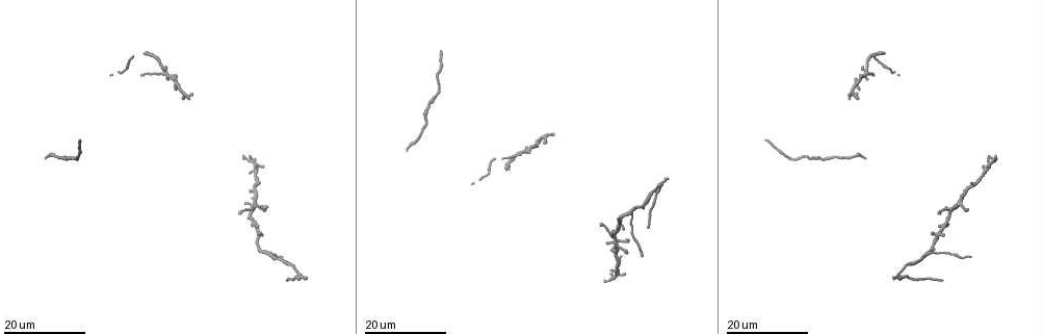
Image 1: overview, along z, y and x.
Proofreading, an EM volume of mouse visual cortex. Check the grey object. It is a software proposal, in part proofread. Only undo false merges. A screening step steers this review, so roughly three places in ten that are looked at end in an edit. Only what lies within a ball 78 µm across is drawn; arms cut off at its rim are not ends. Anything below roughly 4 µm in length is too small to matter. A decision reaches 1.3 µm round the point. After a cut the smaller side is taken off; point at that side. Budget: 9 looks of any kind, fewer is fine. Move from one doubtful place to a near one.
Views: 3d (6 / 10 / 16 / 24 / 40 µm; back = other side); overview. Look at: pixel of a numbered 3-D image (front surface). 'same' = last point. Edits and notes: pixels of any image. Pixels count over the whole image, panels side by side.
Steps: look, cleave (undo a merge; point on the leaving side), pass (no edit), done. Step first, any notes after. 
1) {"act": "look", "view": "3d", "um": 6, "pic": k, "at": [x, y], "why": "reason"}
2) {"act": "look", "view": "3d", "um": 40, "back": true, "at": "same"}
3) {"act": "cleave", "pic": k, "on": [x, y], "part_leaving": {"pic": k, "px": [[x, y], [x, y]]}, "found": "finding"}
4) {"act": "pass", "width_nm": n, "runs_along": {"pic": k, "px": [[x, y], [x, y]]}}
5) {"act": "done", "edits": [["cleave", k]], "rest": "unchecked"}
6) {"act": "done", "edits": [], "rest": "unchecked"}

{"act": "look", "view": "3d", "um": 24, "pic": 1, "at": [524, 151], "why": "looks like a crossing"}

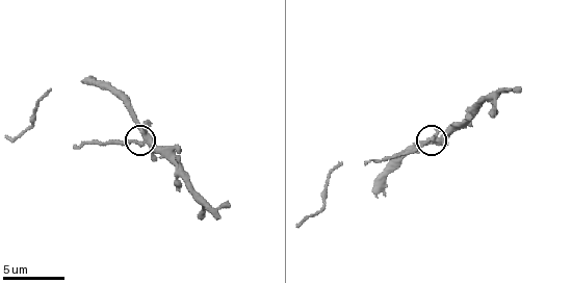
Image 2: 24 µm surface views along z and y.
{"act": "look", "view": "3d", "um": 6, "pic": 2, "at": [437, 139], "why": "closer look"}

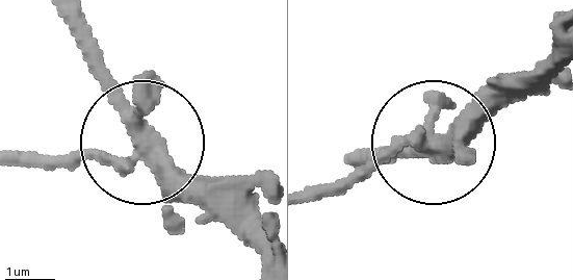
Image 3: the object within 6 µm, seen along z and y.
{"act": "cleave", "pic": 3, "on": [53, 157], "arms": 4, "part_leaving": {"pic": 3, "px": [[113, 160], [19, 160]]}, "found": "two neurons meet here"}

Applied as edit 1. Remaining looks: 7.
{"act": "look", "view": "overview"}

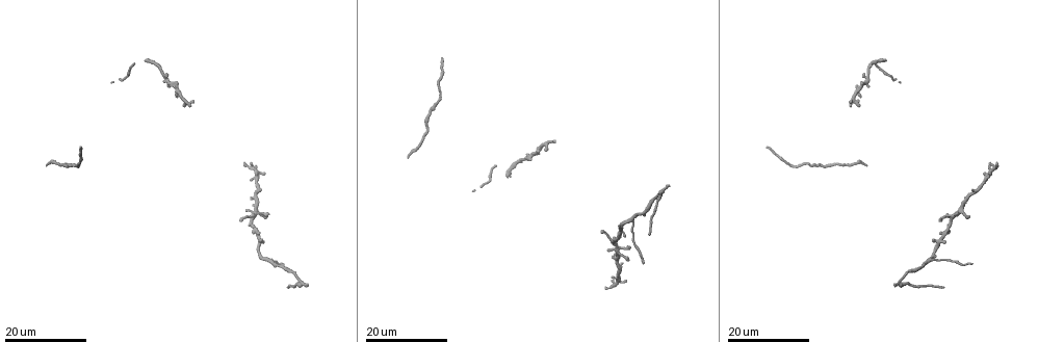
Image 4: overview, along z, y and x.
{"act": "look", "view": "3d", "um": 16, "pic": 4, "at": [952, 218], "why": "side arm on a straight run"}

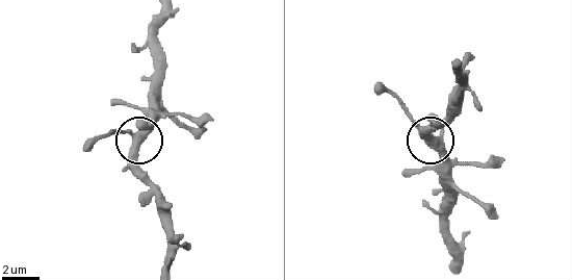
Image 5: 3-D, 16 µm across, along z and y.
{"act": "look", "view": "3d", "um": 10, "pic": 5, "at": [136, 146]}

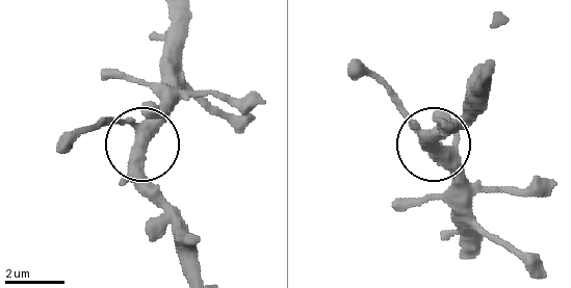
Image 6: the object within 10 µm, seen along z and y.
{"act": "pass", "found": "all the same neuron"}

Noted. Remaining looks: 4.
{"act": "look", "view": "3d", "um": 16, "pic": 4, "at": [631, 220], "why": "branch point"}

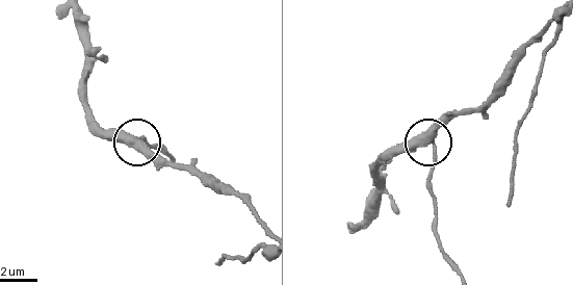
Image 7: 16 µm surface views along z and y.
{"act": "look", "view": "3d", "um": 6, "pic": 7, "at": [141, 145]}

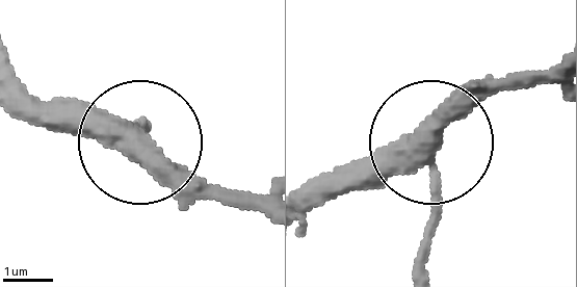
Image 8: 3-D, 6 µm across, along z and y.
{"act": "cleave", "pic": 8, "on": [421, 254], "part_leaving": {"pic": 8, "px": [[430, 186], [430, 269]]}, "found": "a second neuron is stuck on"}

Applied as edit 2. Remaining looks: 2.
{"act": "done", "edits": [["cleave", 3], ["cleave", 8]], "rest": "unchecked"}

